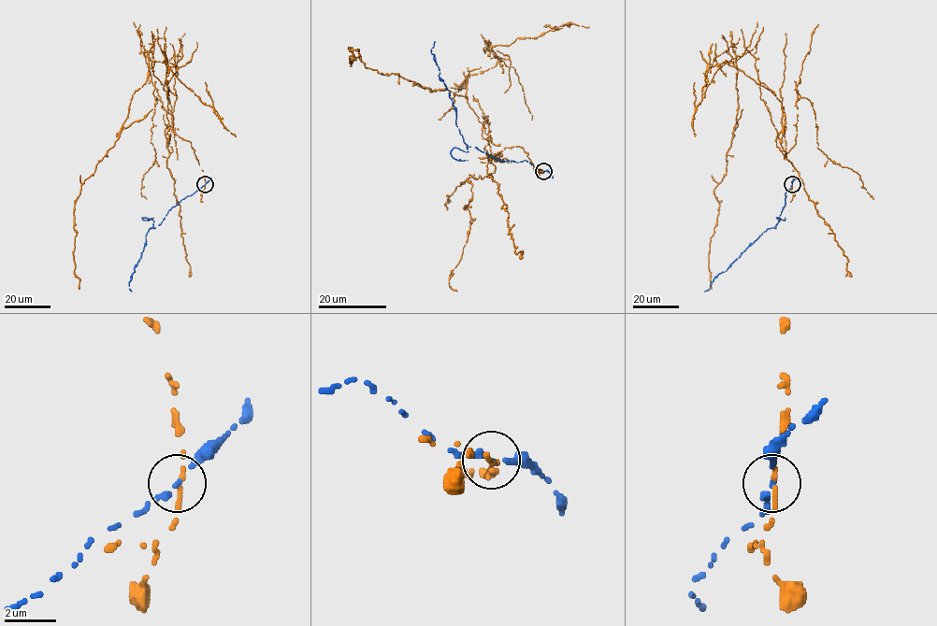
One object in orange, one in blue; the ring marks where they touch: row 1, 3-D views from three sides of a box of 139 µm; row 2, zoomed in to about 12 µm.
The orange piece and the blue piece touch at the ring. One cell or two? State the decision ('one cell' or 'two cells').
two cells

